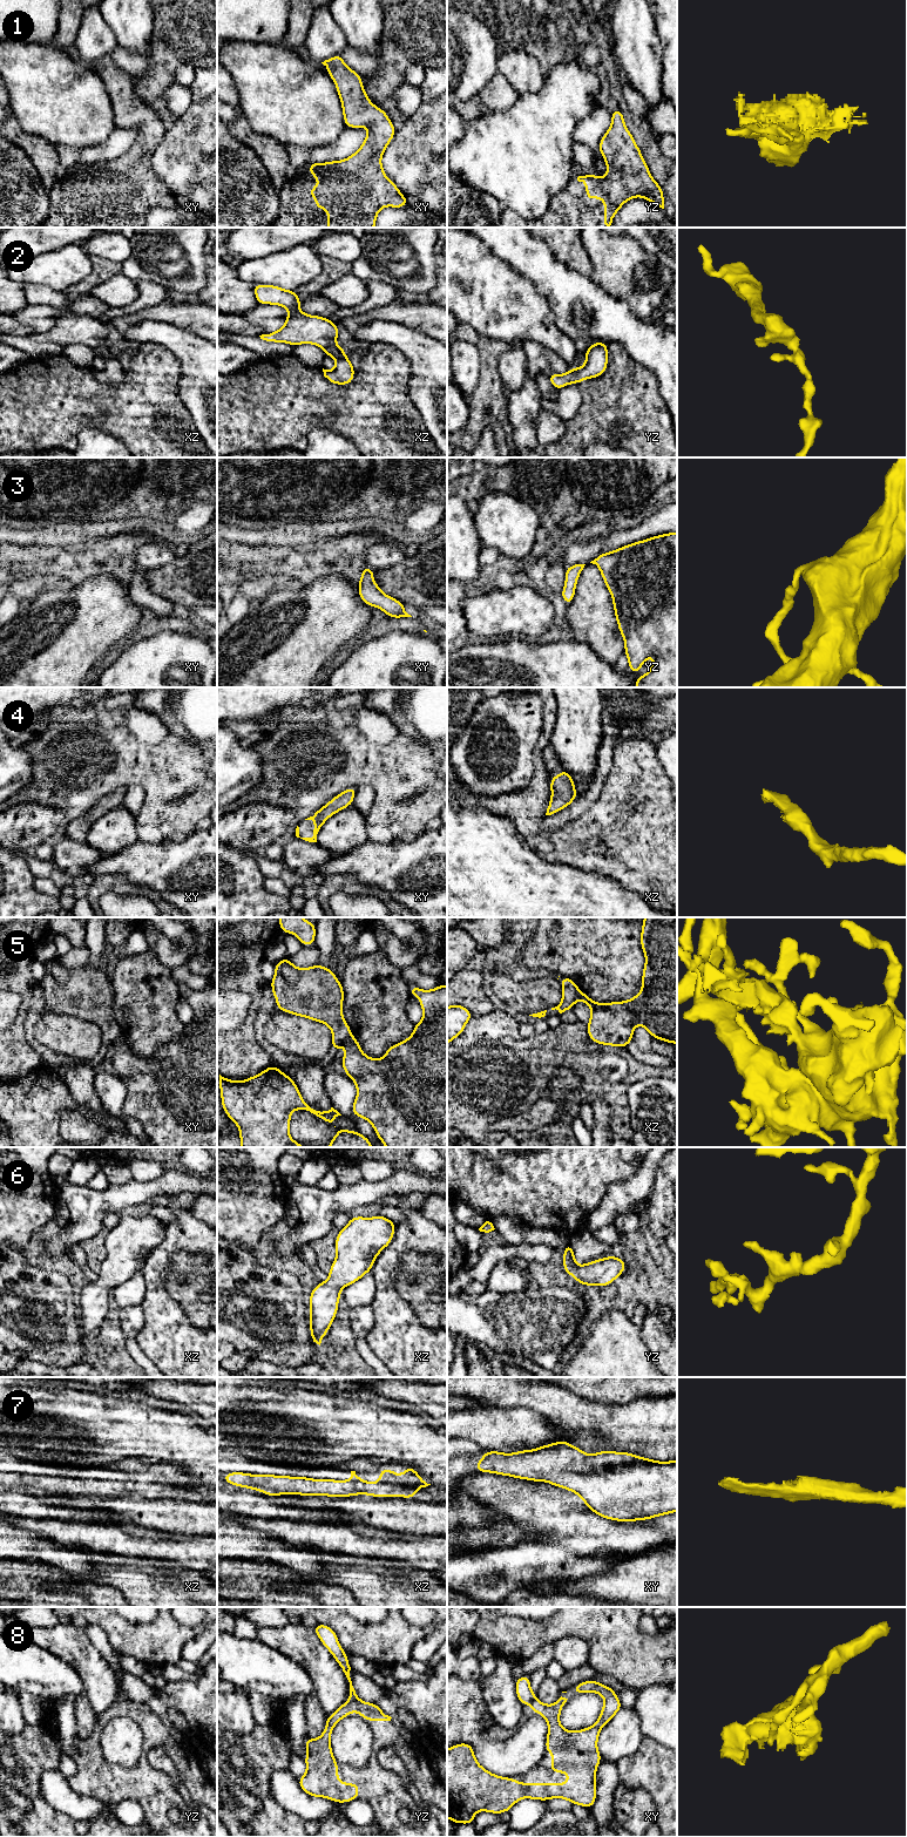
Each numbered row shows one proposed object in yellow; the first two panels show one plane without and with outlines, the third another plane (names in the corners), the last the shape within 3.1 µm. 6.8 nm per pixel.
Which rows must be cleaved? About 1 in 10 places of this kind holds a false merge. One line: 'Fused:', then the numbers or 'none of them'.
Fused: 5, 8

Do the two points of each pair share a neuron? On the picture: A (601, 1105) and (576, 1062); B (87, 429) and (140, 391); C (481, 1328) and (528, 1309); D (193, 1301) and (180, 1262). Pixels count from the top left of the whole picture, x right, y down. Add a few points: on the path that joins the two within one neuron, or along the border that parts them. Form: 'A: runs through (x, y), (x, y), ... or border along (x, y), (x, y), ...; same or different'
A: border along (598, 1095), (610, 1110), (609, 1122); different
B: border along (116, 439), (90, 424), (83, 424), (75, 445); different
C: runs through (493, 1321), (516, 1320); same
D: runs through (193, 1292), (187, 1272); same

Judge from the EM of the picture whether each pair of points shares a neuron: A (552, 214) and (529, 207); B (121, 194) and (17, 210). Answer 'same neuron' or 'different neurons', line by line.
A: different neurons
B: same neuron

